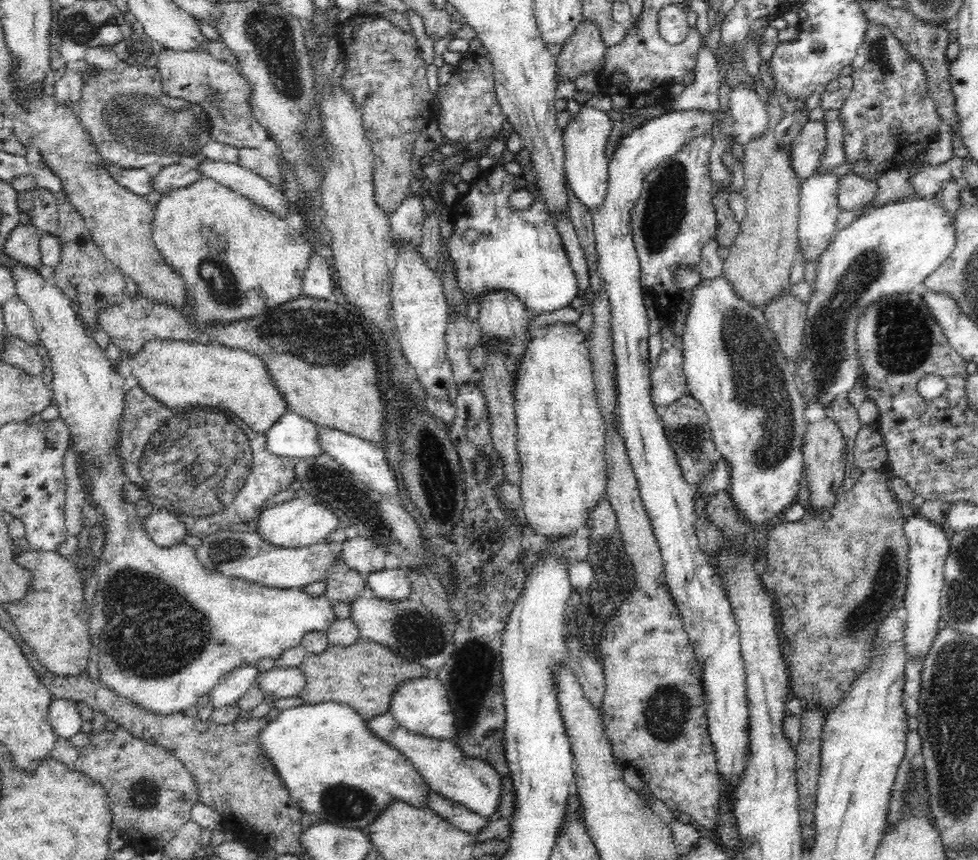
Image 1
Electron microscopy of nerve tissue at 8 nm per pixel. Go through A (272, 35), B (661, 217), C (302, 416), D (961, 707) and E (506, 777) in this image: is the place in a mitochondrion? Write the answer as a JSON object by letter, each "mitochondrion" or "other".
{"A":"mitochondrion","B":"mitochondrion","C":"other","D":"mitochondrion","E":"other"}

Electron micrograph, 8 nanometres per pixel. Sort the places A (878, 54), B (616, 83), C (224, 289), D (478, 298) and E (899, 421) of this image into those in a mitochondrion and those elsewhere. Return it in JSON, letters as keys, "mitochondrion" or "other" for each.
{"A":"mitochondrion","B":"mitochondrion","C":"mitochondrion","D":"other","E":"other"}

